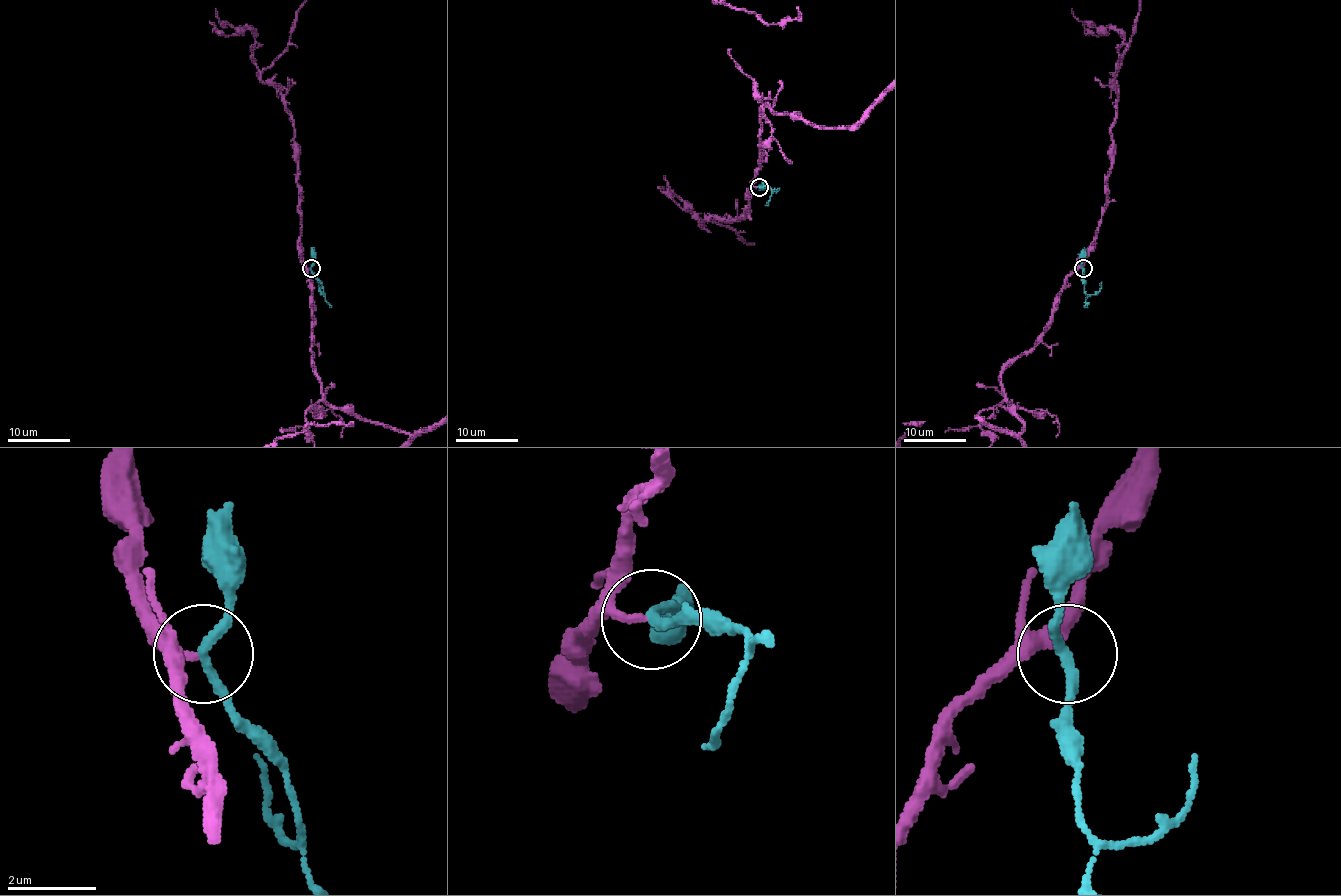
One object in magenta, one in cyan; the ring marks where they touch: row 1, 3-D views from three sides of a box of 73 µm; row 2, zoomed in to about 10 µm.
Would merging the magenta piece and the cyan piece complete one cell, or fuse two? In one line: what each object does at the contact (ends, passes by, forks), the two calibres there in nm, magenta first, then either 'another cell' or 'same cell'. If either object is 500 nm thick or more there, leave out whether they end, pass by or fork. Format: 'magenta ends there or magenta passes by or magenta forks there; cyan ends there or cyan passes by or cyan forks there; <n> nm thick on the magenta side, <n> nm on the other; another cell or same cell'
magenta ends there; cyan passes by; 180 nm thick on the magenta side, 200 nm on the other; same cell

